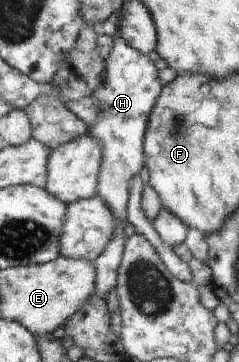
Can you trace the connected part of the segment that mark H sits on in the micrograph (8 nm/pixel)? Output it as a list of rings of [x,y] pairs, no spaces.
[[[117,30],[114,39],[114,50],[105,60],[105,73],[102,74],[102,84],[94,90],[102,102],[102,114],[96,120],[96,126],[89,126],[89,134],[102,142],[105,151],[105,161],[102,162],[101,177],[98,178],[98,195],[106,200],[106,206],[114,210],[118,216],[118,232],[106,252],[94,261],[97,270],[97,289],[95,293],[100,298],[108,298],[108,294],[117,286],[117,274],[122,266],[126,244],[126,224],[128,224],[128,198],[130,198],[130,184],[142,172],[145,166],[145,138],[150,126],[151,112],[162,94],[164,84],[160,80],[160,72],[156,64],[122,38]]]

